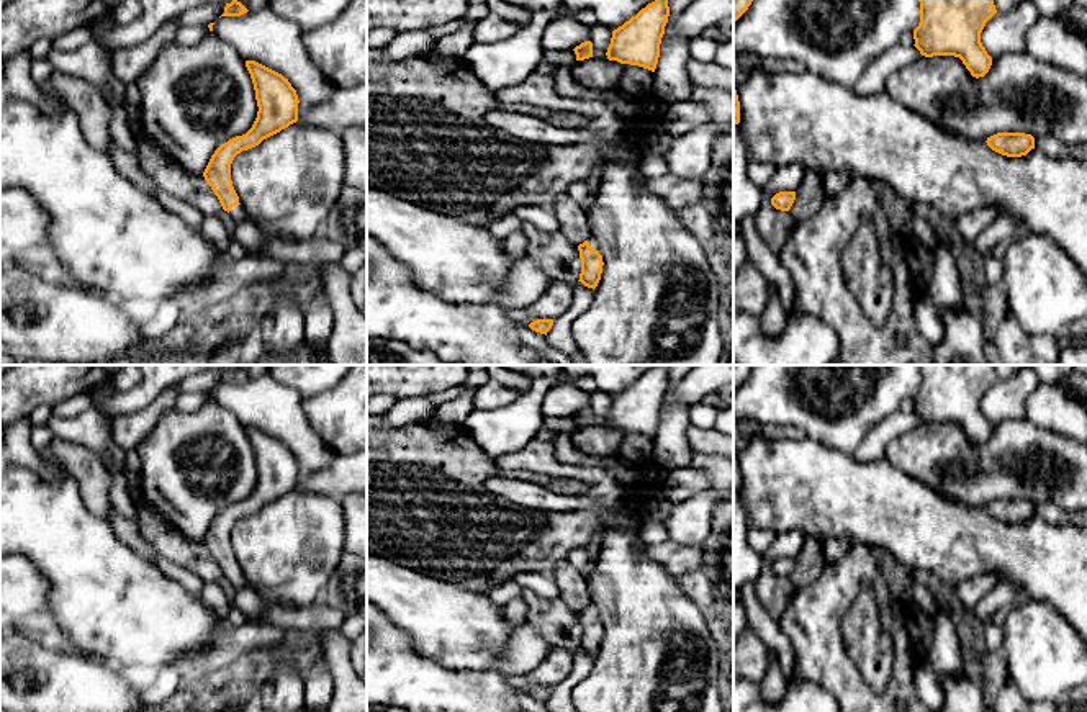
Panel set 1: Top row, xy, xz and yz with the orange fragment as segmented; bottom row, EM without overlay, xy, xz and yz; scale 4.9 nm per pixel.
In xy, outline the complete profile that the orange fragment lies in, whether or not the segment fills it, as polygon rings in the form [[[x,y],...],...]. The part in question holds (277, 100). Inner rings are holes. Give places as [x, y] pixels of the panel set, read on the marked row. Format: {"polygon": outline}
{"polygon": [[[246,61],[246,67],[255,90],[259,106],[257,118],[246,134],[221,144],[203,172],[206,183],[218,196],[223,210],[228,211],[234,221],[249,219],[231,180],[231,164],[234,157],[296,123],[300,103],[296,90],[282,74],[255,61]]]}

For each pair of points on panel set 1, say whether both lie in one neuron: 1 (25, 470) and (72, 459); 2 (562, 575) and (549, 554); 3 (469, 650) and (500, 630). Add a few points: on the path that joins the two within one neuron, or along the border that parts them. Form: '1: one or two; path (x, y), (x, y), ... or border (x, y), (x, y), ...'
1: two; border (63, 467), (76, 482), (84, 500)
2: two; border (565, 560), (554, 568)
3: one; path (477, 642), (491, 630)

